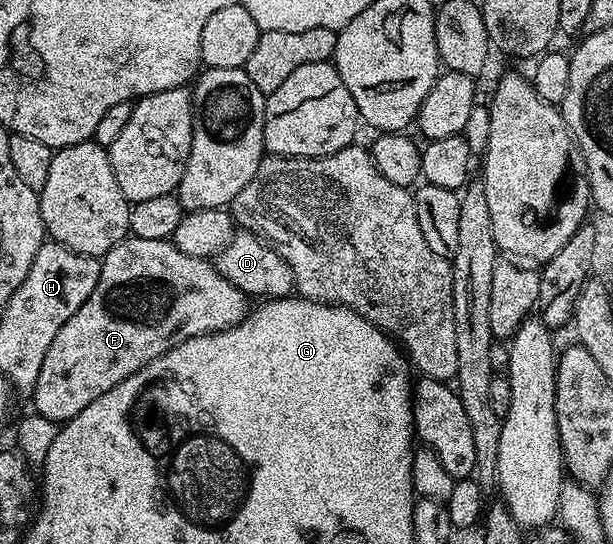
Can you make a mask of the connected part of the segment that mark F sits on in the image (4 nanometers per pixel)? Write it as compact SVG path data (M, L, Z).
M128 235L102 257L101 275L93 295L81 303L69 323L57 331L57 339L49 343L49 351L45 351L45 363L41 363L35 384L34 412L56 423L69 422L81 415L81 411L85 411L93 399L101 399L109 387L117 387L117 383L141 371L145 363L157 359L174 345L190 337L219 333L223 329L240 325L248 312L247 294L233 287L233 283L218 273L210 260L177 251L170 239L162 241Z

